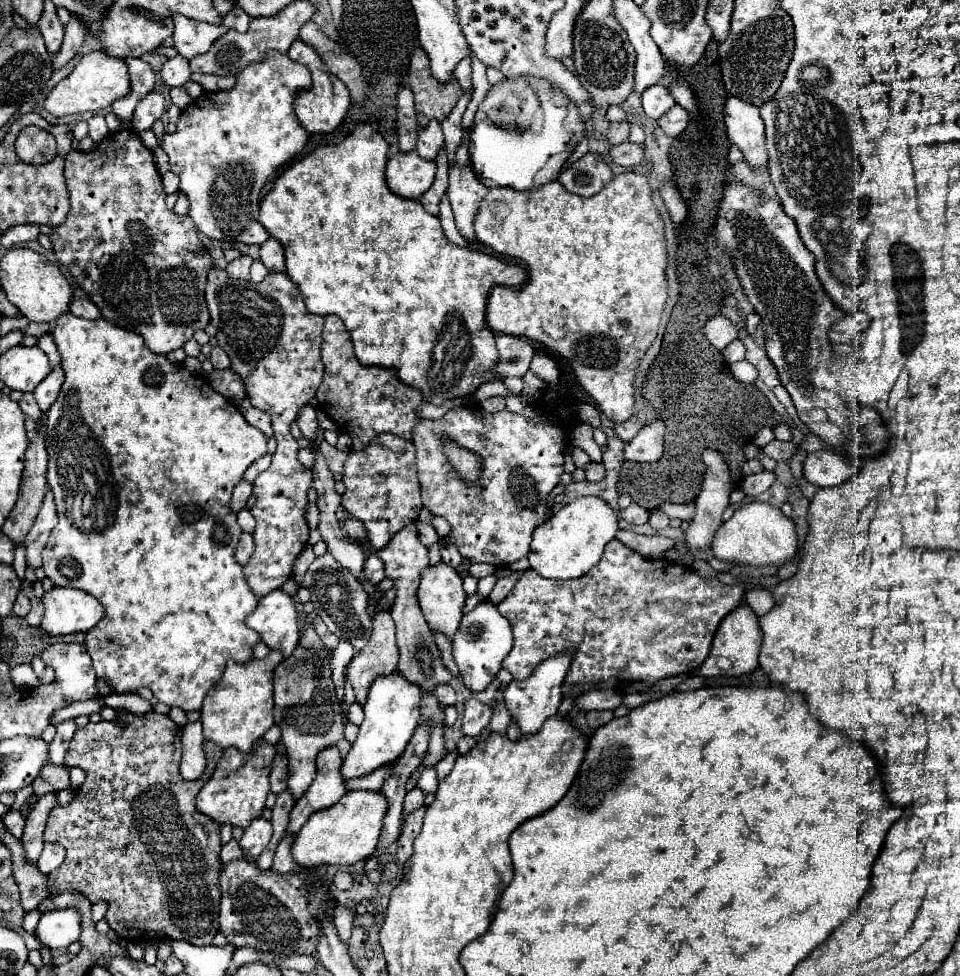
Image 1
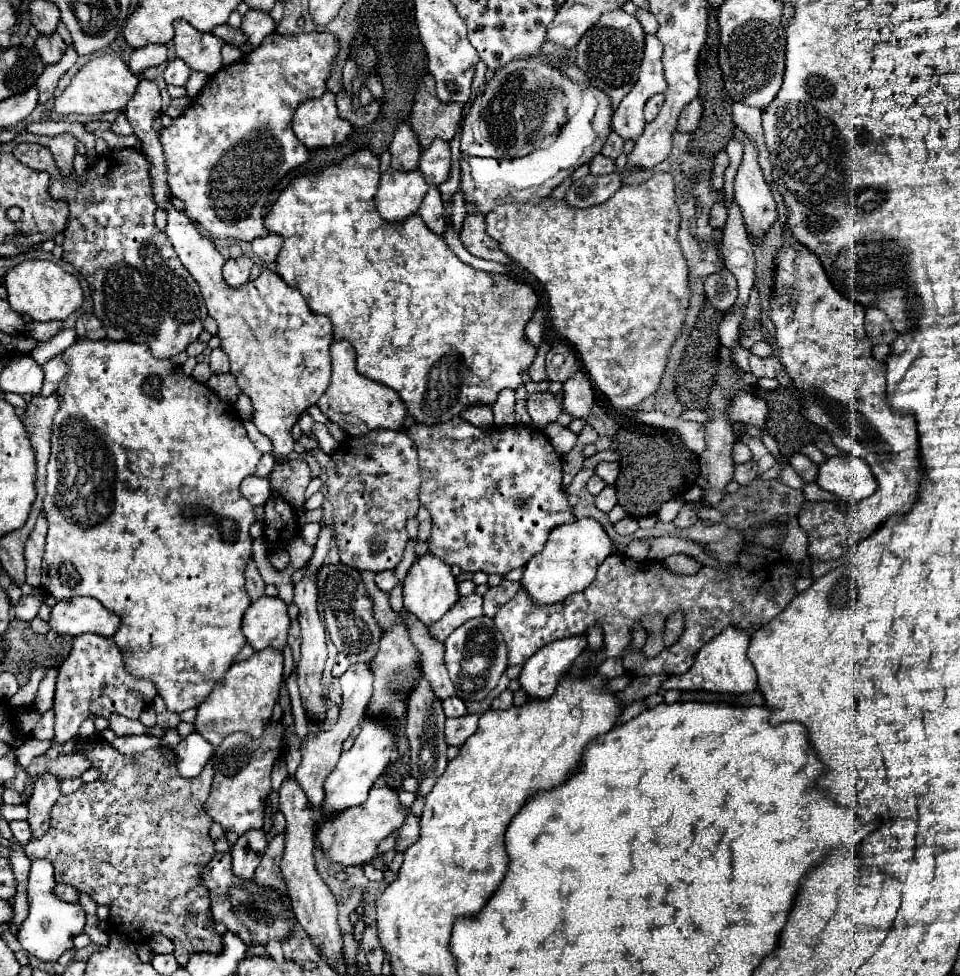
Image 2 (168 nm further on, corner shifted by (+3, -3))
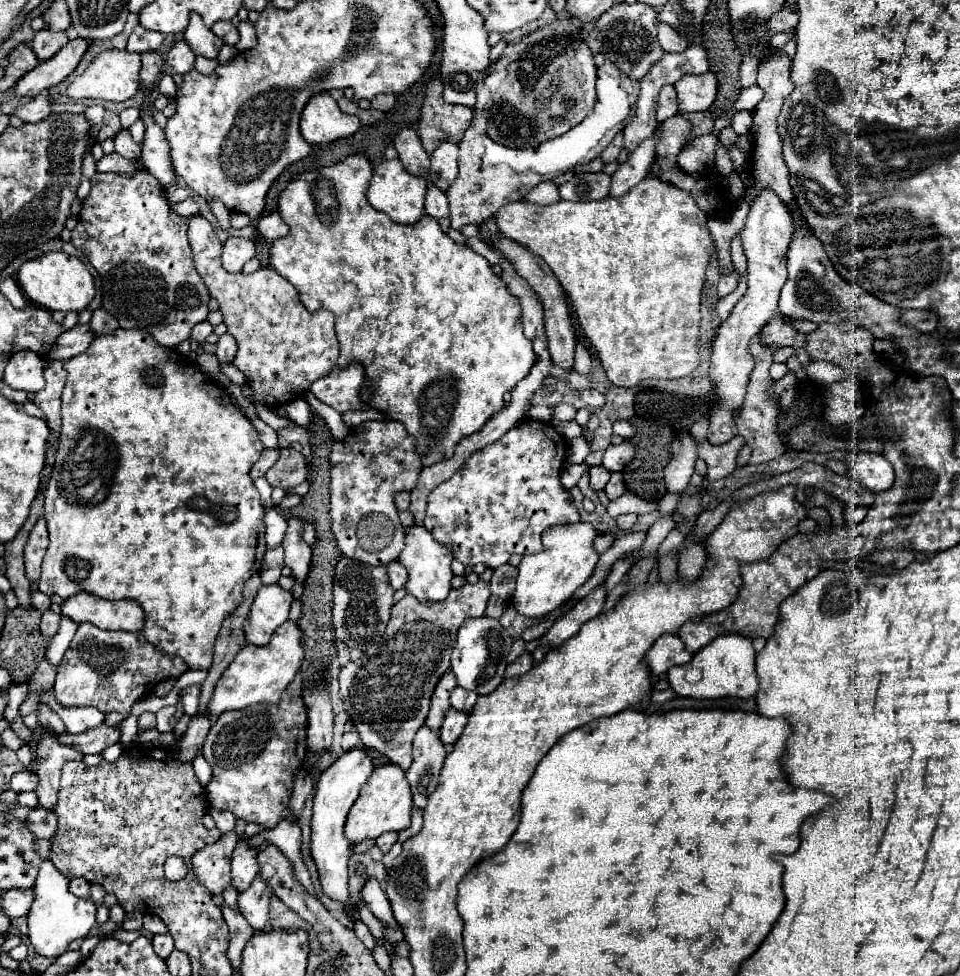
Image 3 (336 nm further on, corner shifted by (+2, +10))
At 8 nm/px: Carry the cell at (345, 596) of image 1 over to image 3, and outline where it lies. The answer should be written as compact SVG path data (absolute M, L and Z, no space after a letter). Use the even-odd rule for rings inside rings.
M341 555L333 575L333 629L349 649L367 651L369 645L381 641L393 605L393 587L389 585L385 567L373 567Z

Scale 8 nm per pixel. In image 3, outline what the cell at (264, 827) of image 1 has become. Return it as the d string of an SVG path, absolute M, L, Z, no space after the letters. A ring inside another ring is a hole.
M239 839L233 857L231 857L231 867L233 867L233 885L237 891L245 891L253 877L259 873L257 865L257 855L259 849L249 843L249 839Z

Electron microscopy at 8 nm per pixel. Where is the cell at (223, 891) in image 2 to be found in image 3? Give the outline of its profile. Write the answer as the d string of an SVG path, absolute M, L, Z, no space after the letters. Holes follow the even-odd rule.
M229 831L221 835L217 843L199 849L191 859L195 877L199 879L201 885L205 885L211 891L211 895L221 895L225 887L233 885L229 861L237 845L237 839L239 839L237 833Z

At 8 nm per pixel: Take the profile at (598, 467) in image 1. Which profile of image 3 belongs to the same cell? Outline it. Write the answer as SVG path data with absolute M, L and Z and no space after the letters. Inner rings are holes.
M591 467L591 469L589 469L591 487L593 487L595 491L603 489L603 487L605 487L605 483L609 481L609 475L611 475L611 473L609 473L605 467Z

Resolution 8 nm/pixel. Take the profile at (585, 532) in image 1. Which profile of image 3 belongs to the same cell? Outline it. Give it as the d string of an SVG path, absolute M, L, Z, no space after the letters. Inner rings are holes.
M579 521L569 525L555 525L543 533L543 551L539 555L523 555L519 563L517 589L513 605L525 617L543 617L545 613L563 605L591 575L599 561L593 547L597 531L591 523Z

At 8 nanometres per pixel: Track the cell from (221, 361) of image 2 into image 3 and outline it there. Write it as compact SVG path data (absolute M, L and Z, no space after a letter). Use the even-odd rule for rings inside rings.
M229 333L221 335L217 341L217 351L215 351L217 359L221 363L231 363L235 357L235 351L237 351L237 341L233 339L233 335L229 335Z

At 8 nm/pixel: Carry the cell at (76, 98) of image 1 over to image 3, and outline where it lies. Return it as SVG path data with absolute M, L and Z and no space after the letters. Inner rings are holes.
M107 49L101 51L91 65L85 69L83 75L79 75L69 87L67 95L75 101L79 99L105 99L105 101L127 101L139 91L139 69L141 69L141 55L119 51L119 49Z

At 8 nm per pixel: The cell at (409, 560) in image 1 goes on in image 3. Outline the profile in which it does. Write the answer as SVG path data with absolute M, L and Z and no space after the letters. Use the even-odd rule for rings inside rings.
M423 725L413 739L413 763L405 771L415 807L425 809L427 797L433 793L433 789L437 789L445 757L447 753L441 737L433 729Z

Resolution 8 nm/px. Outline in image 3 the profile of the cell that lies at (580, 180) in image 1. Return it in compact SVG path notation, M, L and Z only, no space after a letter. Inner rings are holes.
M577 173L571 181L559 187L561 199L567 201L595 201L609 195L611 175L607 173Z

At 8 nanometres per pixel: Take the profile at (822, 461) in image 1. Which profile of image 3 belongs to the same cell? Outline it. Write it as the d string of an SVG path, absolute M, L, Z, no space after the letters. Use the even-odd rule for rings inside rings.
M851 453L847 457L849 473L869 491L885 491L893 485L893 467L879 453Z

